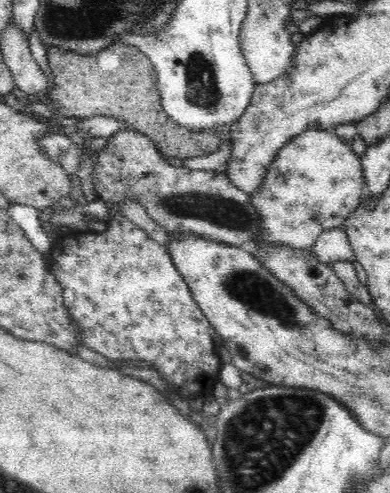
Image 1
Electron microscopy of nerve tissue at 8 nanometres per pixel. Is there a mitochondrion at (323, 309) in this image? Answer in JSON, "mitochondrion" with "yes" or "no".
{"mitochondrion":"yes"}

